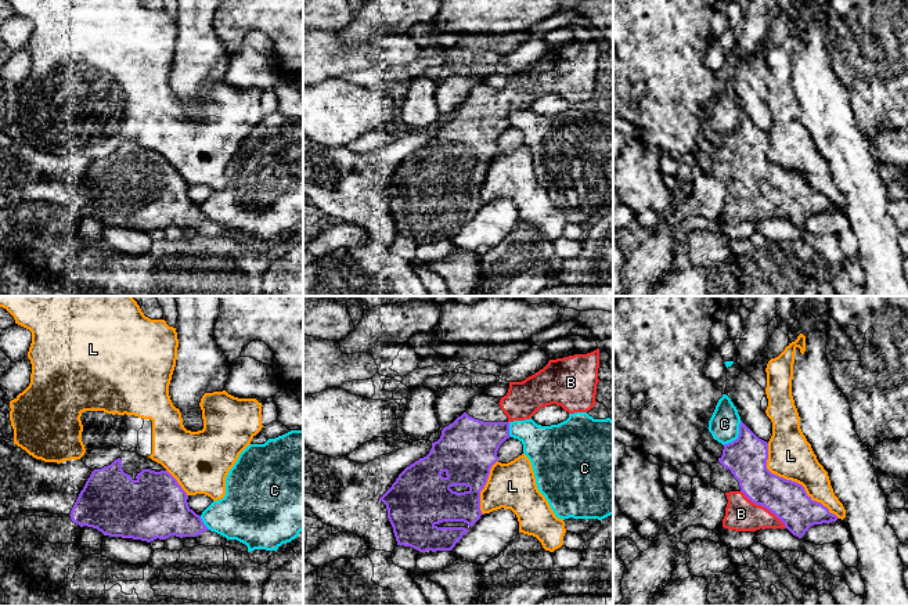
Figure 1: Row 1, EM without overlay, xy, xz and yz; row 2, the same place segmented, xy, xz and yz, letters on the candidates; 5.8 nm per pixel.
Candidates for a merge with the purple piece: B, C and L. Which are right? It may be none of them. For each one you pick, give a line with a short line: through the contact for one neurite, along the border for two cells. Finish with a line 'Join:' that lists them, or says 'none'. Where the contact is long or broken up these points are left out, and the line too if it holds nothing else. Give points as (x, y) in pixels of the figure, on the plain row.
Join: B

